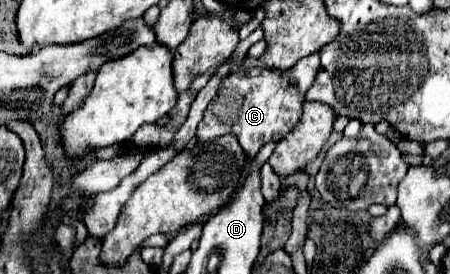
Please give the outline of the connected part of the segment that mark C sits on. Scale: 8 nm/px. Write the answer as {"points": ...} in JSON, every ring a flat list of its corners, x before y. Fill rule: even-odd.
{"points":[[314,52,296,62,286,72,266,68,252,68,248,72,240,70,234,74,230,72,220,84,218,94,208,104,204,118,198,124,196,138,199,142,208,142,224,134,234,134,242,150,246,150,246,156,254,158,266,142,282,138,298,124,302,116,302,102,306,90,312,86,316,78,318,64,320,56]]}

